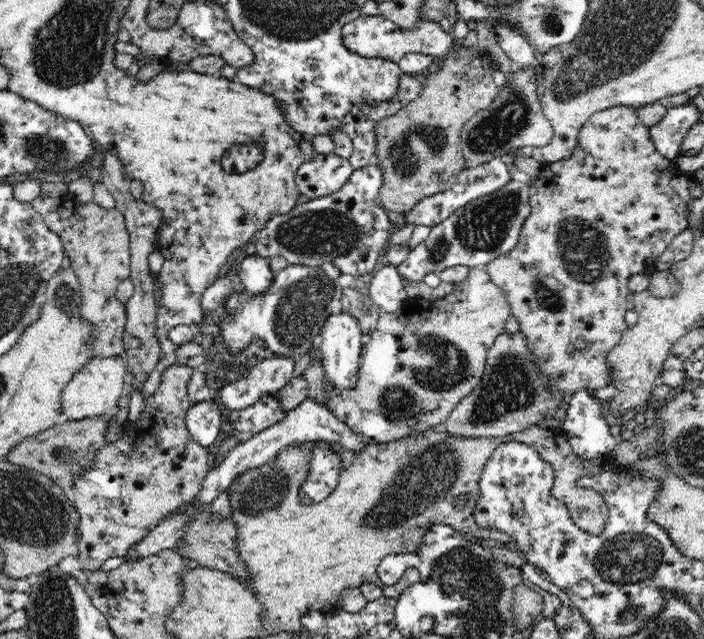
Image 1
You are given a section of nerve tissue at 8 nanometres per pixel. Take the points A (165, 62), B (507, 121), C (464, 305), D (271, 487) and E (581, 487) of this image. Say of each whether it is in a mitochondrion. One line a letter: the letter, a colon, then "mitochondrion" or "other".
A: other
B: mitochondrion
C: other
D: mitochondrion
E: other

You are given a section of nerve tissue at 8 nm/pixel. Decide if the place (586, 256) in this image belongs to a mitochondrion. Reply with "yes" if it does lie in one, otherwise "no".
yes

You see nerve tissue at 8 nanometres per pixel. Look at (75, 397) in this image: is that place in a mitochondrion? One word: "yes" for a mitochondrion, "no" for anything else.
no

